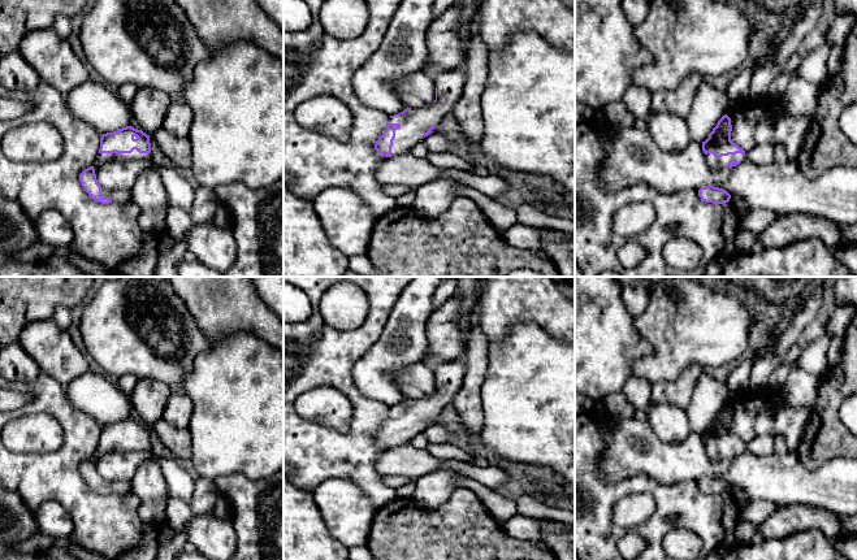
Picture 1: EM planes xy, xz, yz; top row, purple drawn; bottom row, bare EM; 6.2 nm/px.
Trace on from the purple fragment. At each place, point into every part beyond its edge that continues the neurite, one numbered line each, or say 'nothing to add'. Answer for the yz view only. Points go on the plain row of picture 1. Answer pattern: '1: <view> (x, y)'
1: yz (714, 454)

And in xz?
1: xz (415, 413)

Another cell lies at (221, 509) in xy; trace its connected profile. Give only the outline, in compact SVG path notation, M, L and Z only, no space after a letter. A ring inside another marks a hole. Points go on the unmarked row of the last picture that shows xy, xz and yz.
M220 494L213 509L212 515L218 517L218 518L230 518L231 516L231 507L230 502Z

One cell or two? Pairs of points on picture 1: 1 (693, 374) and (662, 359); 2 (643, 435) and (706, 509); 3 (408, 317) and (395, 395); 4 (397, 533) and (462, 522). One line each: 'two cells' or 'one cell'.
1: two cells
2: two cells
3: one cell
4: one cell

